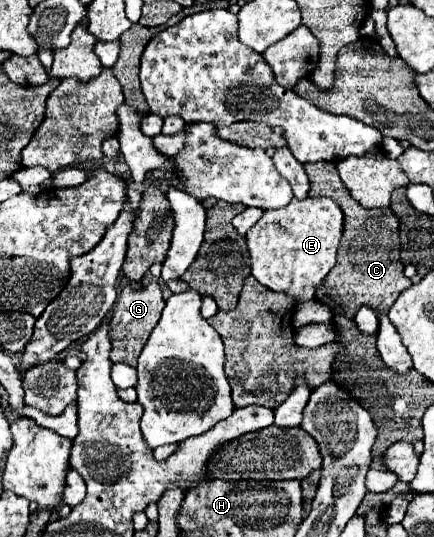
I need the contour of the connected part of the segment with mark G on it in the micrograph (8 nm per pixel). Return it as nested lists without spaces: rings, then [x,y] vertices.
[[[149,283],[147,287],[139,287],[139,289],[127,285],[121,291],[121,295],[113,307],[111,321],[109,321],[109,339],[113,345],[111,361],[113,363],[127,363],[131,367],[137,367],[137,357],[139,357],[141,349],[145,347],[153,327],[157,325],[161,311],[163,311],[163,293],[161,293],[159,283]]]

